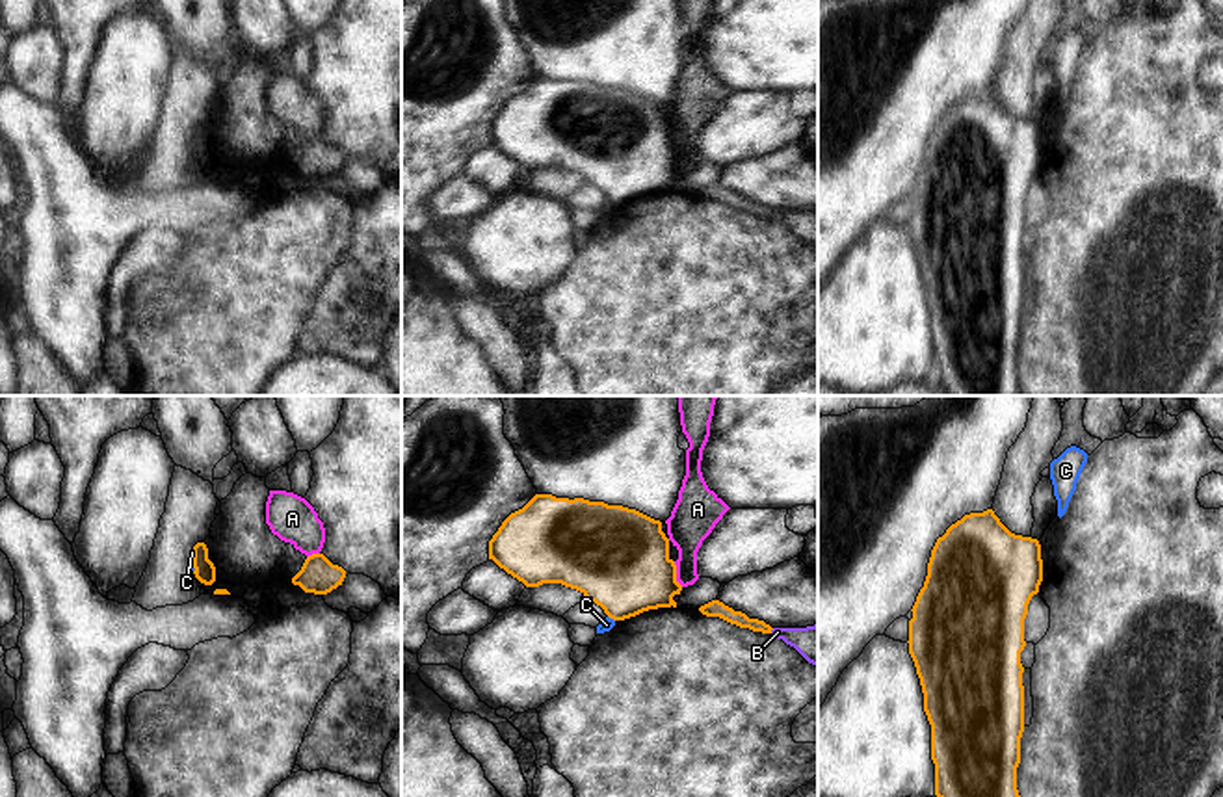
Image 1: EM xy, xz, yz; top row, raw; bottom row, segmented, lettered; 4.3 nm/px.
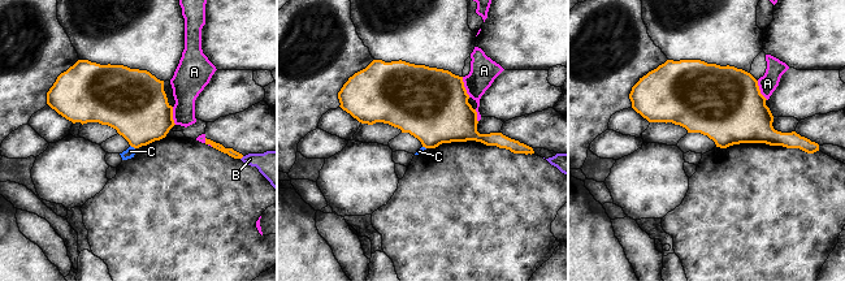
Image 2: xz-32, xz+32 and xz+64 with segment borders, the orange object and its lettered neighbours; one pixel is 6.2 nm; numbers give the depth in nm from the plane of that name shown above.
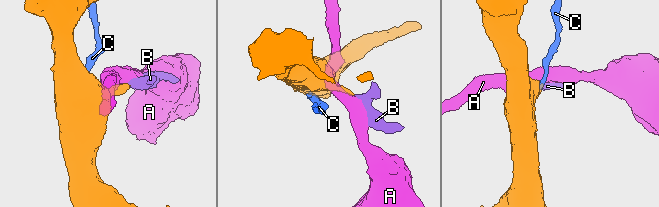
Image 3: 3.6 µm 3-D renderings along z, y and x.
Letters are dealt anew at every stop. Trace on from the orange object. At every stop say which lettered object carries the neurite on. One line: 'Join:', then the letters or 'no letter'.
Join: B

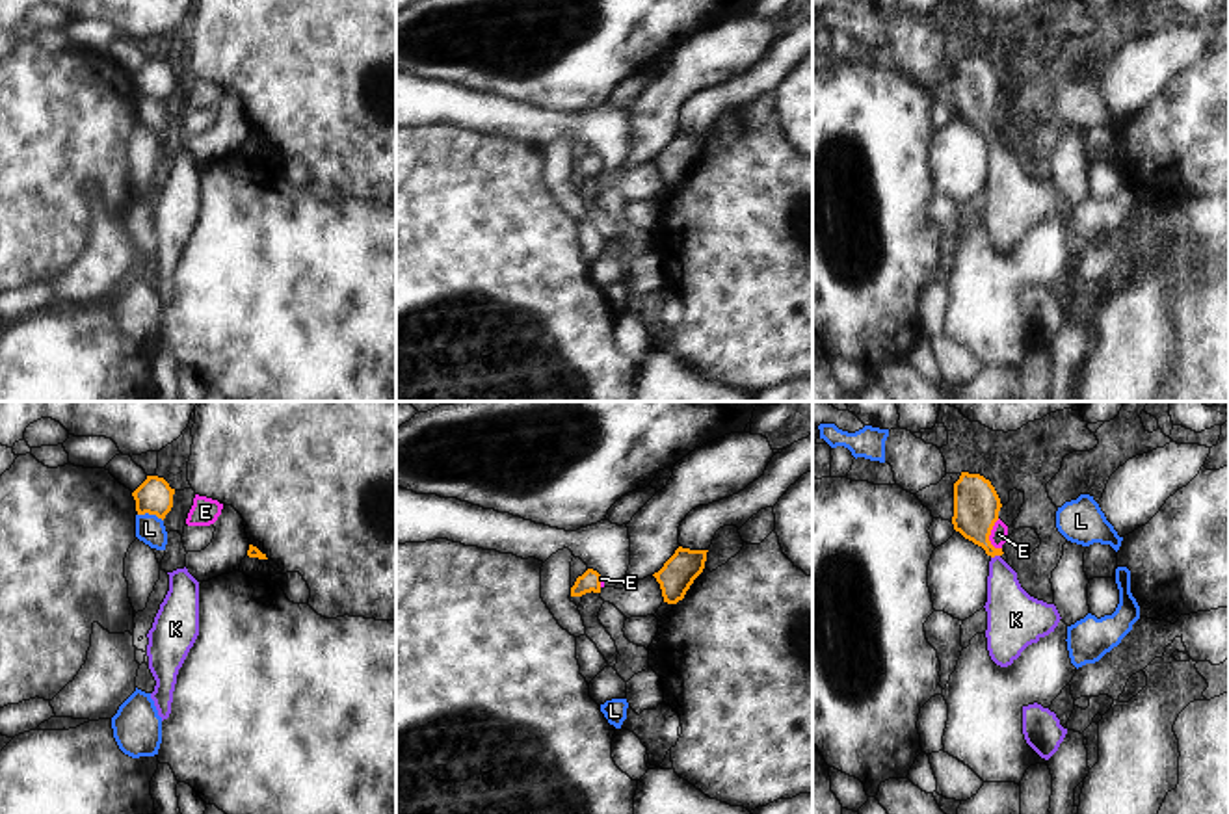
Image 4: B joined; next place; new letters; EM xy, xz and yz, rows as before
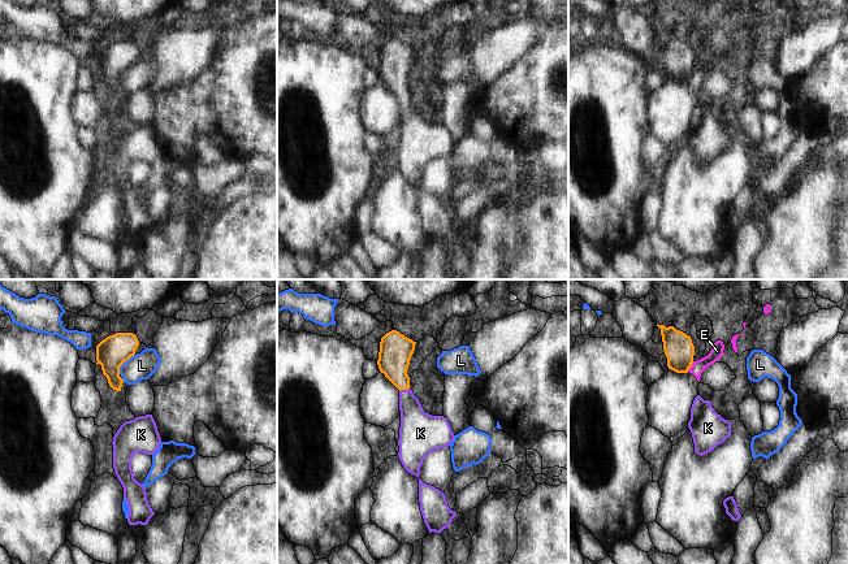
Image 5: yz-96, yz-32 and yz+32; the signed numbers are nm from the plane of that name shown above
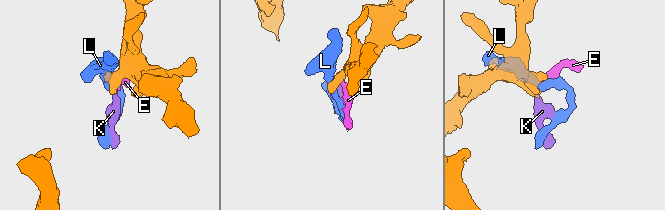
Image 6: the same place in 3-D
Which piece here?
Join: K

